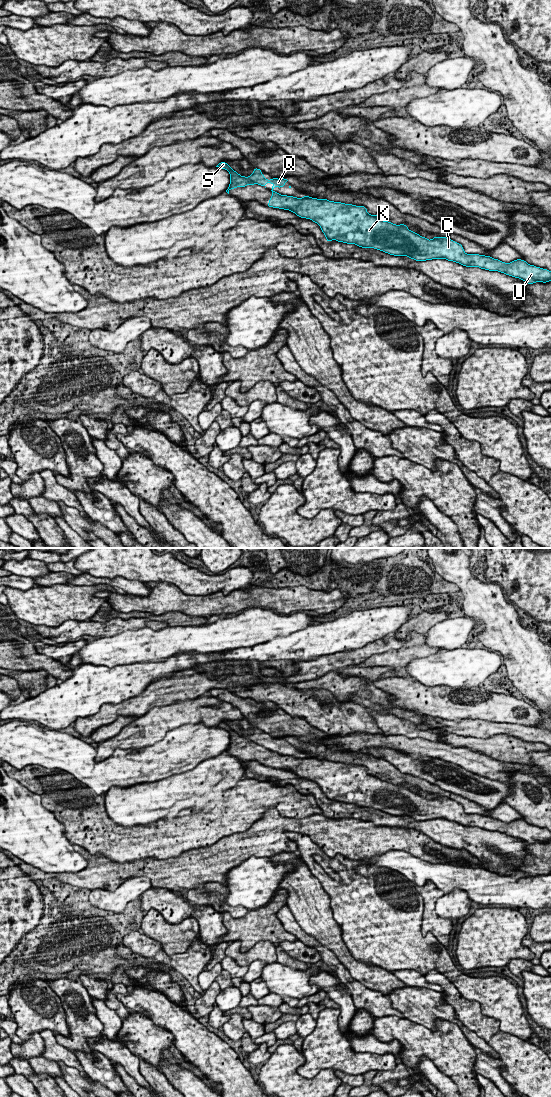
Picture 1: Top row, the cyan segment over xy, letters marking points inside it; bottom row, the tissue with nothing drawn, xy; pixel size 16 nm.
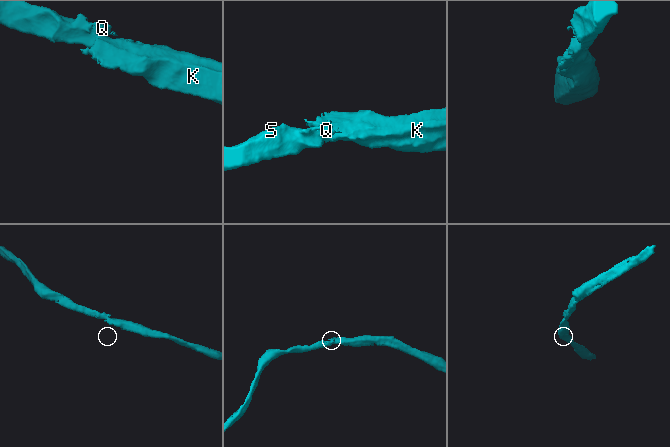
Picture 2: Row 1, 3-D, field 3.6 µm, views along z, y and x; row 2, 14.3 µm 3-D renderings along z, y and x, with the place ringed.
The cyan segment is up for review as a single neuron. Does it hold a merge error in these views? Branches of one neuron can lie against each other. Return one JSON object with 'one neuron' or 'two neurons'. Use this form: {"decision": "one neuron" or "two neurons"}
{"decision": "two neurons"}

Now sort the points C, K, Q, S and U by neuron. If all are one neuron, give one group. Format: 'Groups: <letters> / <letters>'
Groups: C K S U / Q

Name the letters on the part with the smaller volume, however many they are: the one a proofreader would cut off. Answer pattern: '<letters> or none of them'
Q

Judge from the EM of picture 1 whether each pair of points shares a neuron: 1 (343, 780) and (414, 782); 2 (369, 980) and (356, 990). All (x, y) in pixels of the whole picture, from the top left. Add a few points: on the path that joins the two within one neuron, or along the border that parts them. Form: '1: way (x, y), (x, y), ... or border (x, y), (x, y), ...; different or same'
1: border (395, 784), (404, 784), (417, 793); different
2: border (358, 980), (365, 986), (378, 990), (384, 995); different

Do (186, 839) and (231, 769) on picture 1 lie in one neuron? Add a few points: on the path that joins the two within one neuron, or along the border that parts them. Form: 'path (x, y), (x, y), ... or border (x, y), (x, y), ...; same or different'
border (232, 786), (202, 807), (190, 808); different

